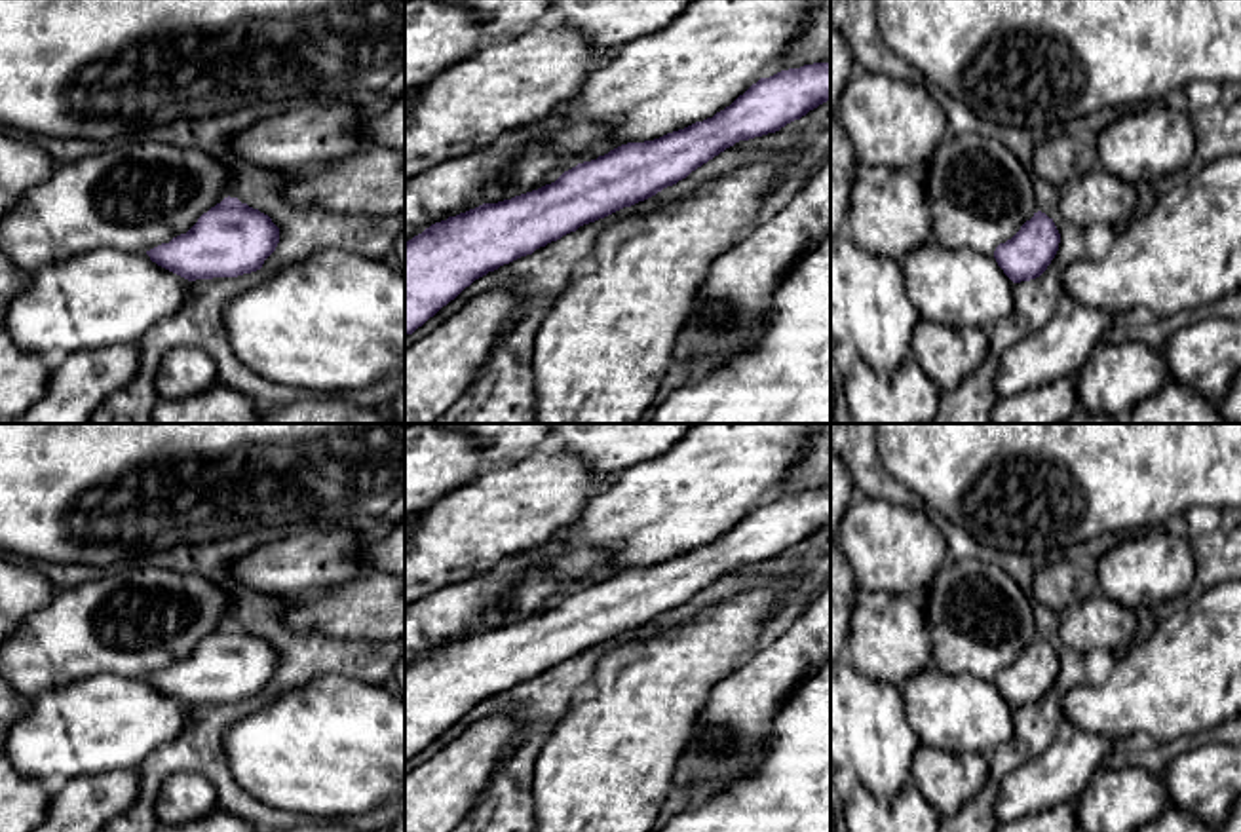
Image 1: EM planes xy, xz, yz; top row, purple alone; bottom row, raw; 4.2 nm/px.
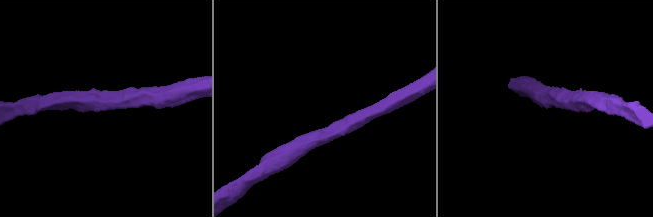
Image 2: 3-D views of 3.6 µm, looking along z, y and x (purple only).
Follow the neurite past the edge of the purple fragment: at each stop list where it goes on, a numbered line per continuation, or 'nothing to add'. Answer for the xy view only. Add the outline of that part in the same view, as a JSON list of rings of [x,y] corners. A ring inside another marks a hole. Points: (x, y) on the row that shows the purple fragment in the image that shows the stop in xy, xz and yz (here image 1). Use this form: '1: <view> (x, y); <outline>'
1: xy (132, 196); [[[152,139],[110,142],[59,165],[32,186],[0,218],[0,251],[27,274],[99,249],[146,253],[186,234],[234,188],[236,169],[200,148],[177,148]]]

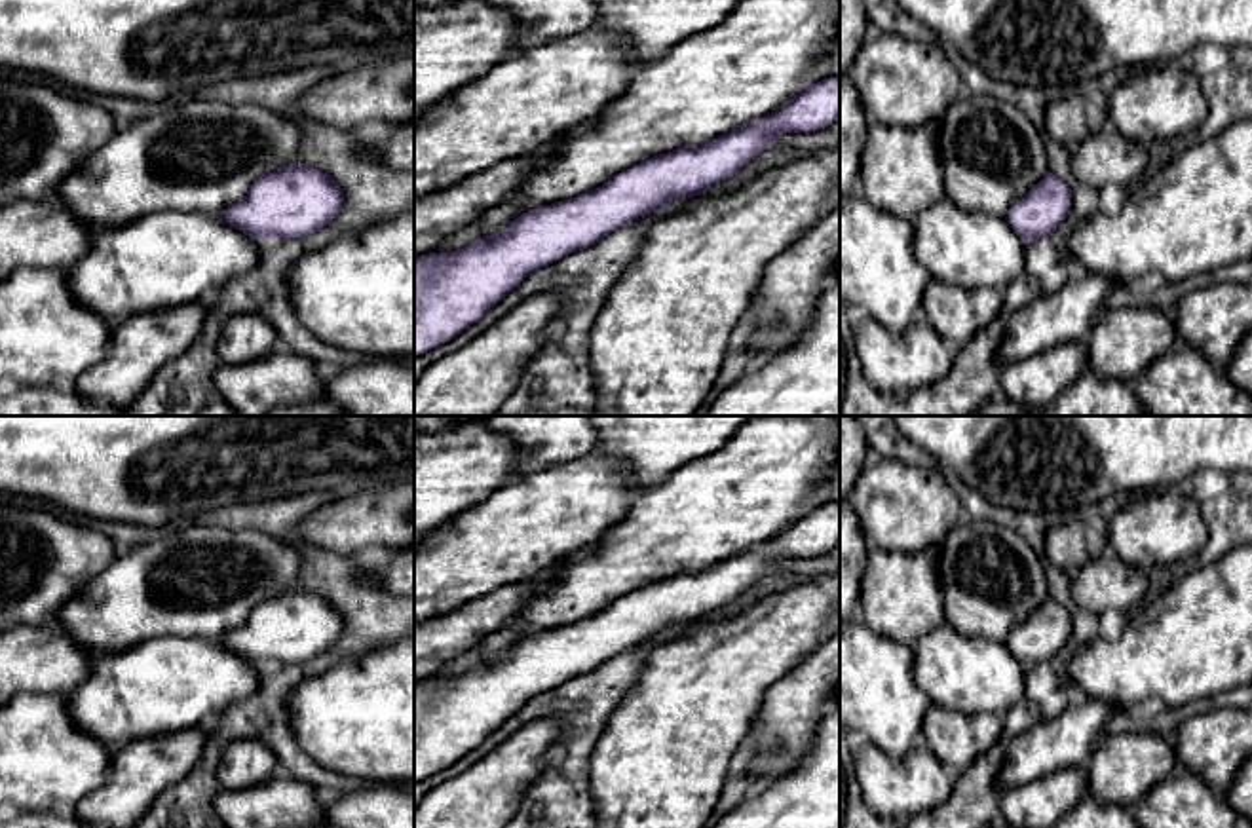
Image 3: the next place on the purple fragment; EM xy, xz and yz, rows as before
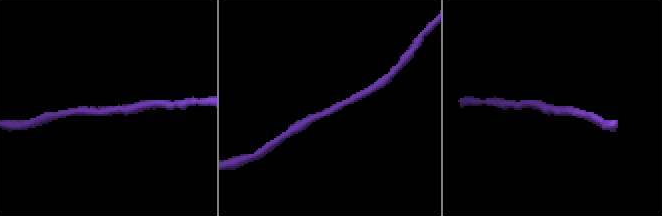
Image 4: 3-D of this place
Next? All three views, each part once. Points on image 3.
1: xy (190, 156); [[[186,97],[120,125],[53,198],[91,228],[158,211],[218,216],[262,175],[298,163],[304,141],[293,116]]]

